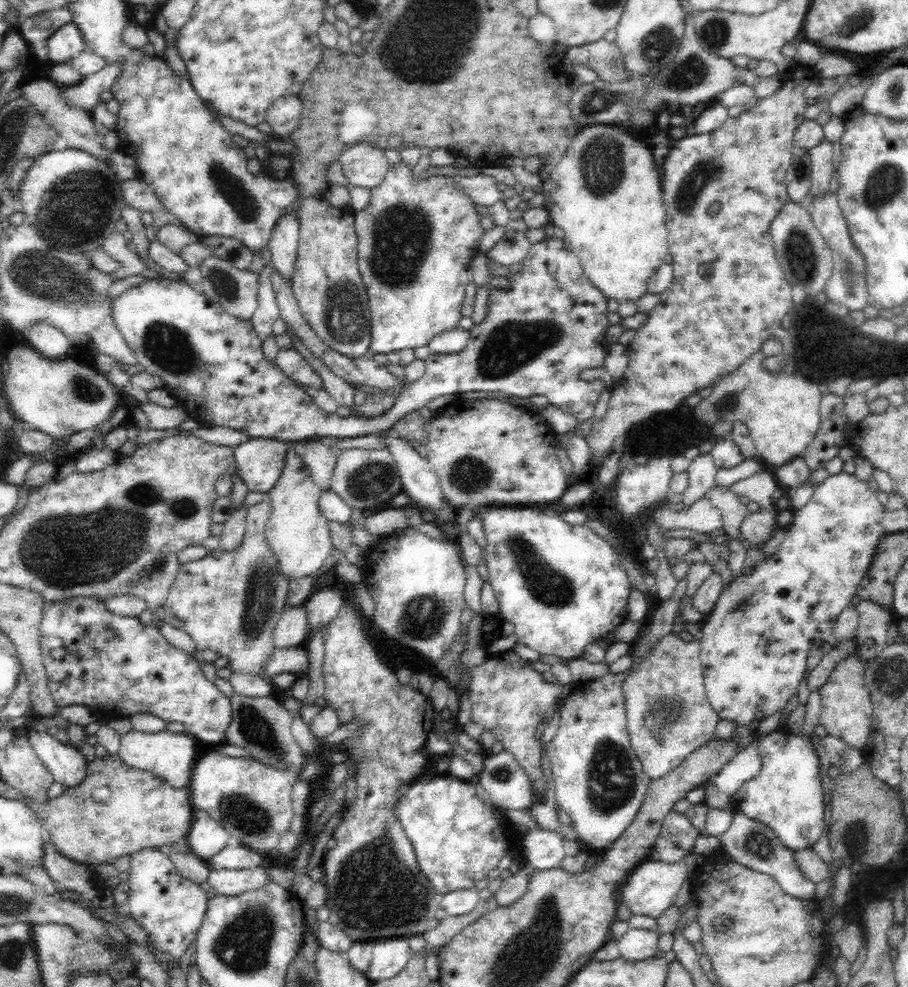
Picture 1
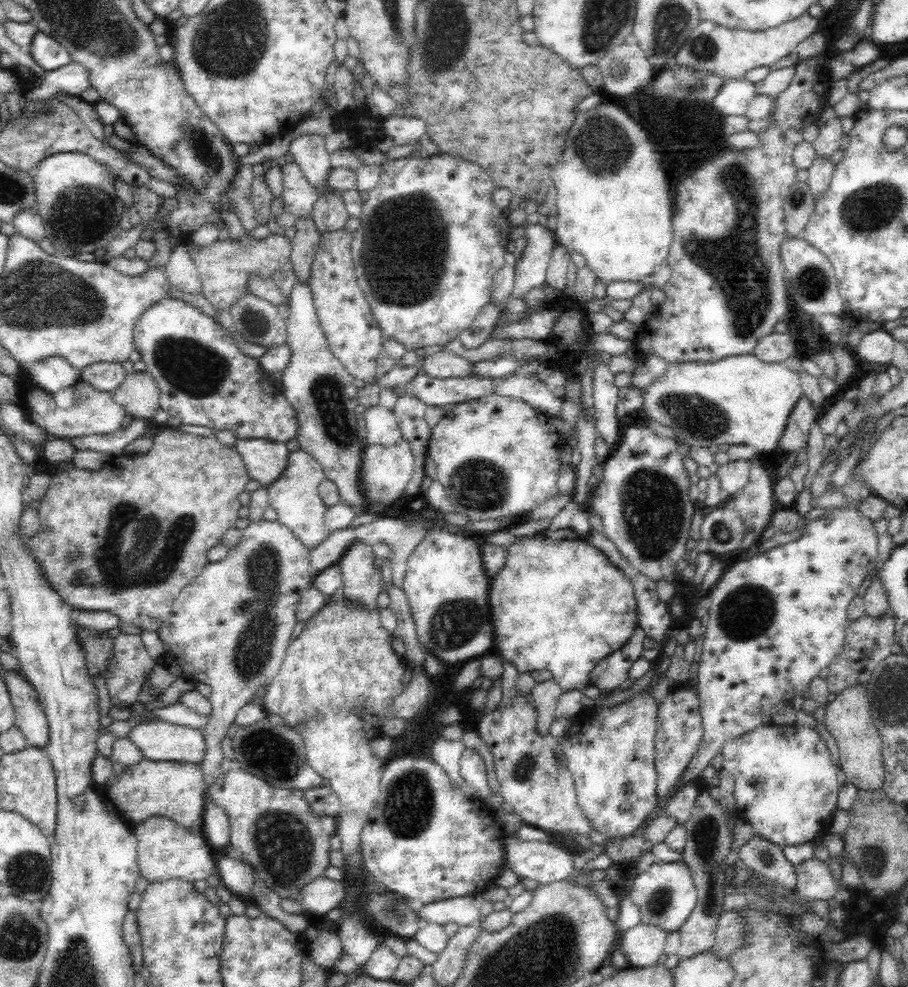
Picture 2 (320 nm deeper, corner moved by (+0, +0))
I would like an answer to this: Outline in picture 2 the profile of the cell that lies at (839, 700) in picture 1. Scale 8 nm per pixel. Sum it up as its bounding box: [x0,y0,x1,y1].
[825,685,884,791]

